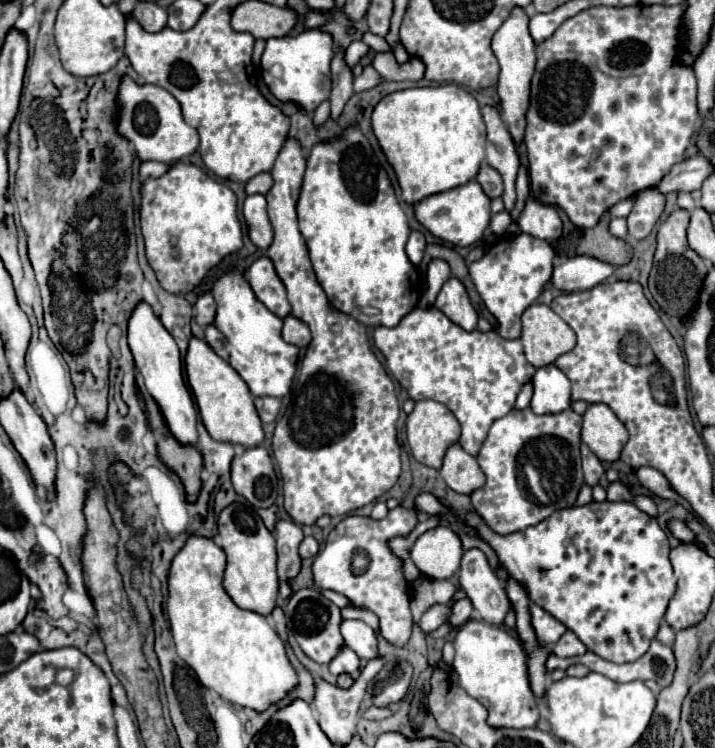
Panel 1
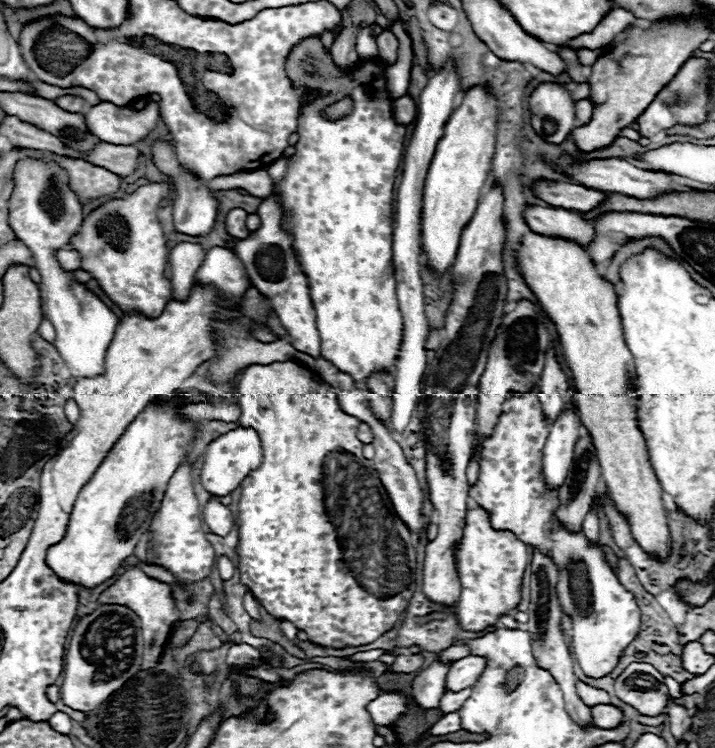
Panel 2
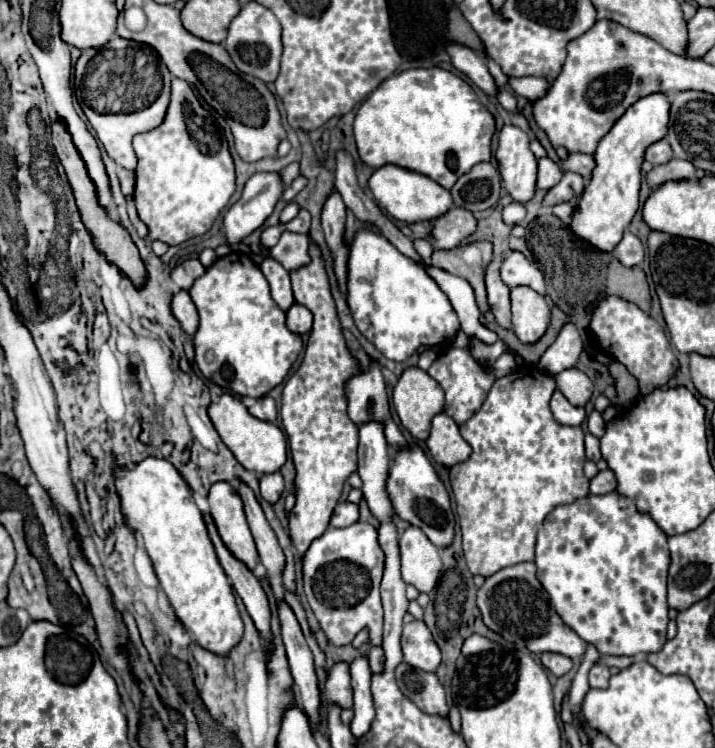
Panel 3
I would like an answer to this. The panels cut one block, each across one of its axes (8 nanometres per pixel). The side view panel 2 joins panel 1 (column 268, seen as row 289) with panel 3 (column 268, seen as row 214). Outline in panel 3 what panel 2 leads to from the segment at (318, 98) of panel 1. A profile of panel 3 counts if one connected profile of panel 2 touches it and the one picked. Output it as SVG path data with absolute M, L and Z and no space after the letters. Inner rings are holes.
M250 2L250 4L244 4L240 14L232 20L224 46L240 72L252 74L252 76L272 84L280 72L280 56L282 56L280 32L282 32L282 28L280 28L280 22L276 20L276 16L262 4Z

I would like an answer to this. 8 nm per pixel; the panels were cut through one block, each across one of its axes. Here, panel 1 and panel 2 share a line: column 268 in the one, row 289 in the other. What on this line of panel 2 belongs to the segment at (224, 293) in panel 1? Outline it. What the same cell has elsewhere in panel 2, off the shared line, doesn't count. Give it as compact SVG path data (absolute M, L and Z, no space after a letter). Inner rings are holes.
M308 38L290 52L286 72L296 84L308 86L308 92L320 88L320 96L308 102L298 118L300 138L296 142L294 162L290 164L288 176L280 182L280 194L284 208L292 212L296 252L300 252L300 264L304 264L304 272L308 272L312 304L316 304L316 324L320 328L322 356L342 372L350 374L356 384L364 386L366 378L374 370L394 370L402 344L404 324L398 308L392 266L392 188L402 158L406 128L392 120L392 98L386 90L384 68L374 60L364 60L350 74L342 74L338 68L334 68L330 54L324 52L322 42L318 38ZM311 56L319 77L311 77L302 70L300 63ZM346 96L352 98L352 112L348 116L340 120L328 120L320 114L328 102L338 102Z

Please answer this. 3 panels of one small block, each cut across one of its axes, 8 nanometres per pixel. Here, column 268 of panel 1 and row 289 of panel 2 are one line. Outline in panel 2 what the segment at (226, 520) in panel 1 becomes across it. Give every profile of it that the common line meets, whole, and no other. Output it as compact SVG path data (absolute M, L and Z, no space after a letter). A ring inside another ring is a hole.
M536 232L526 234L518 250L518 266L538 304L556 324L566 364L572 370L580 420L594 438L608 496L618 512L628 518L638 546L654 558L668 558L672 538L662 504L662 490L636 418L638 396L628 388L628 382L636 380L636 372L632 354L624 342L614 286L596 272L584 248Z

